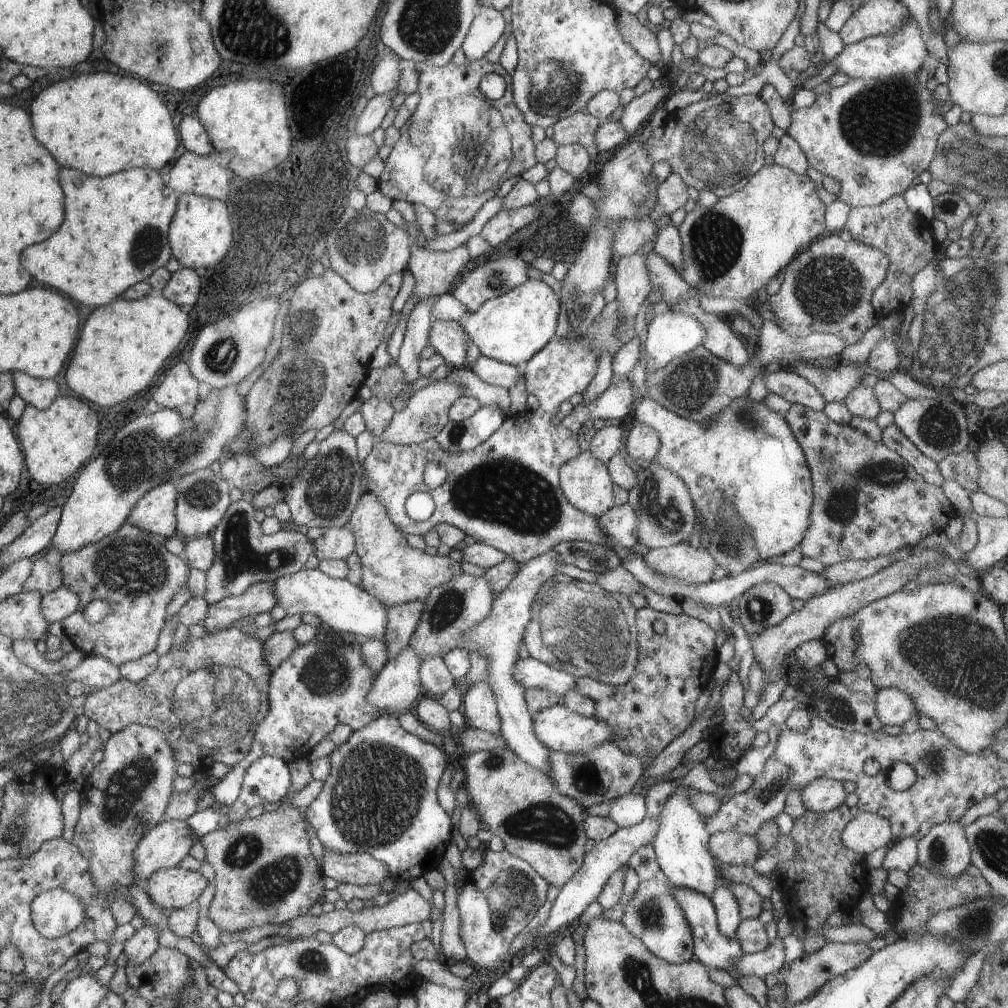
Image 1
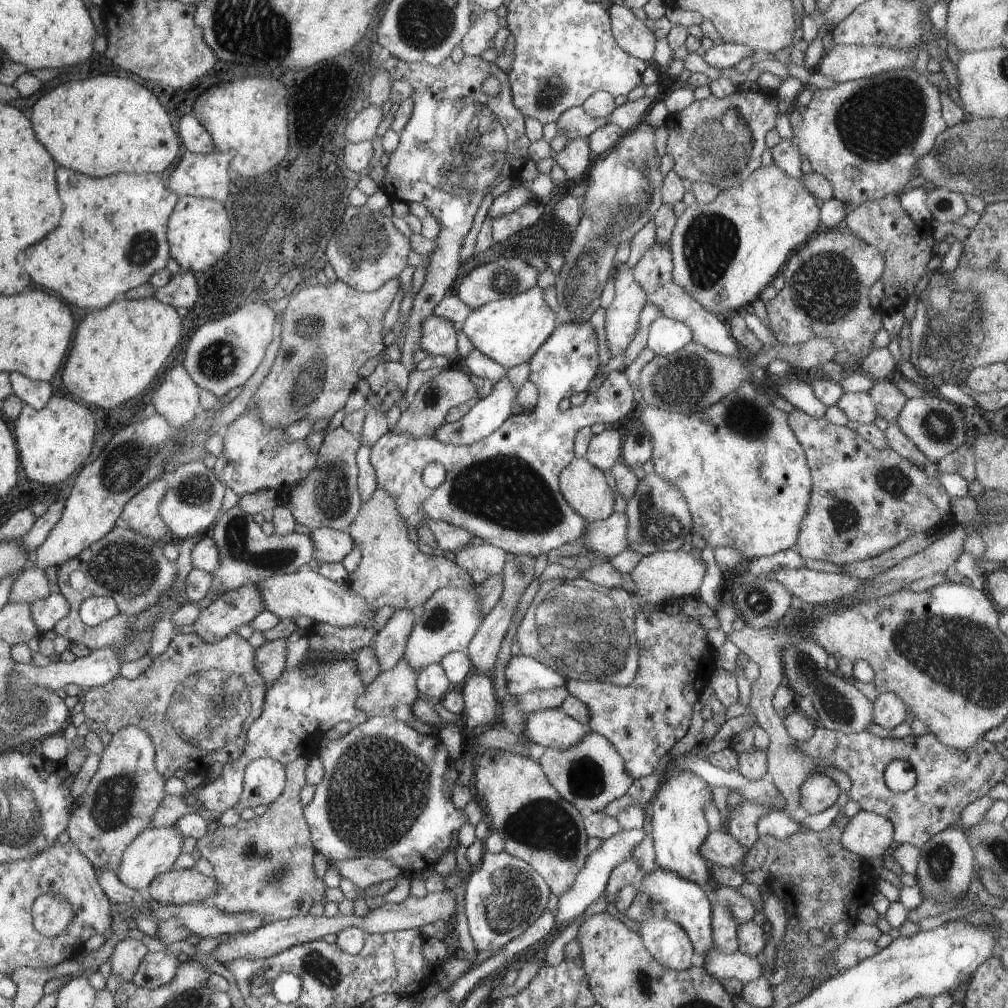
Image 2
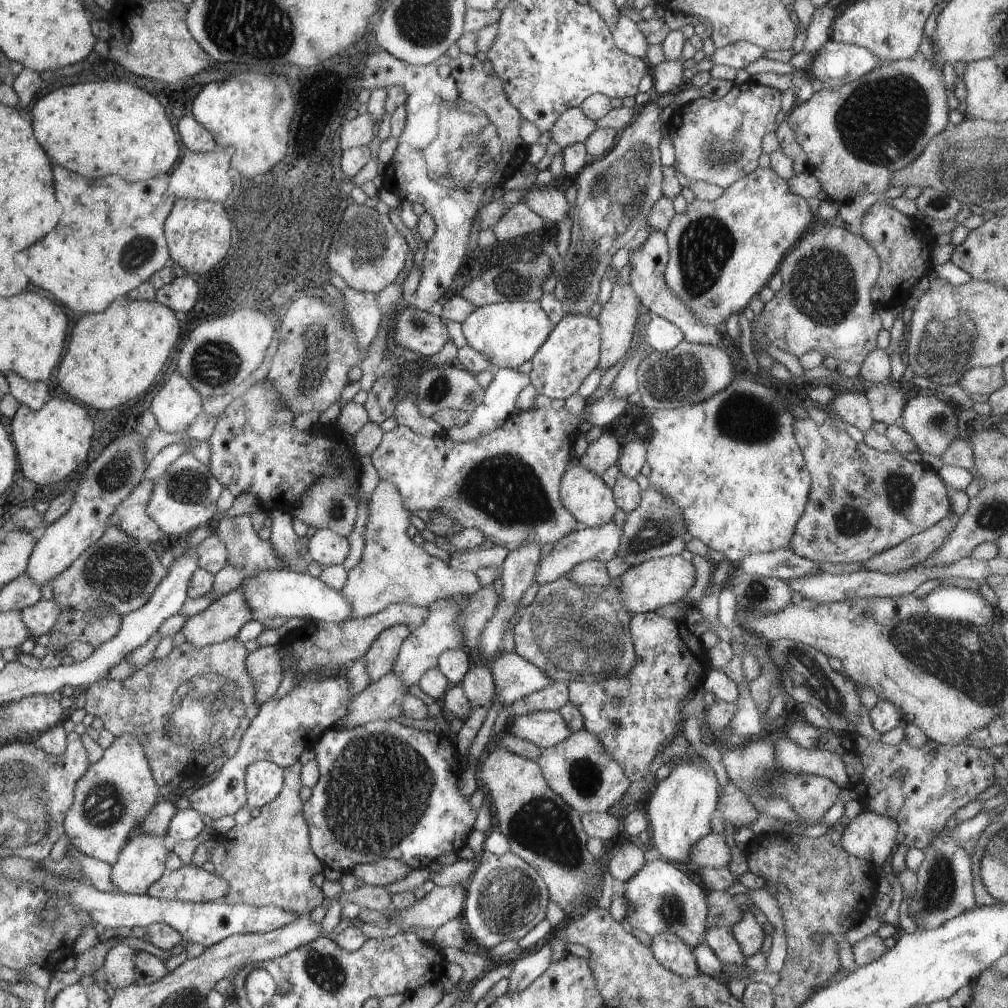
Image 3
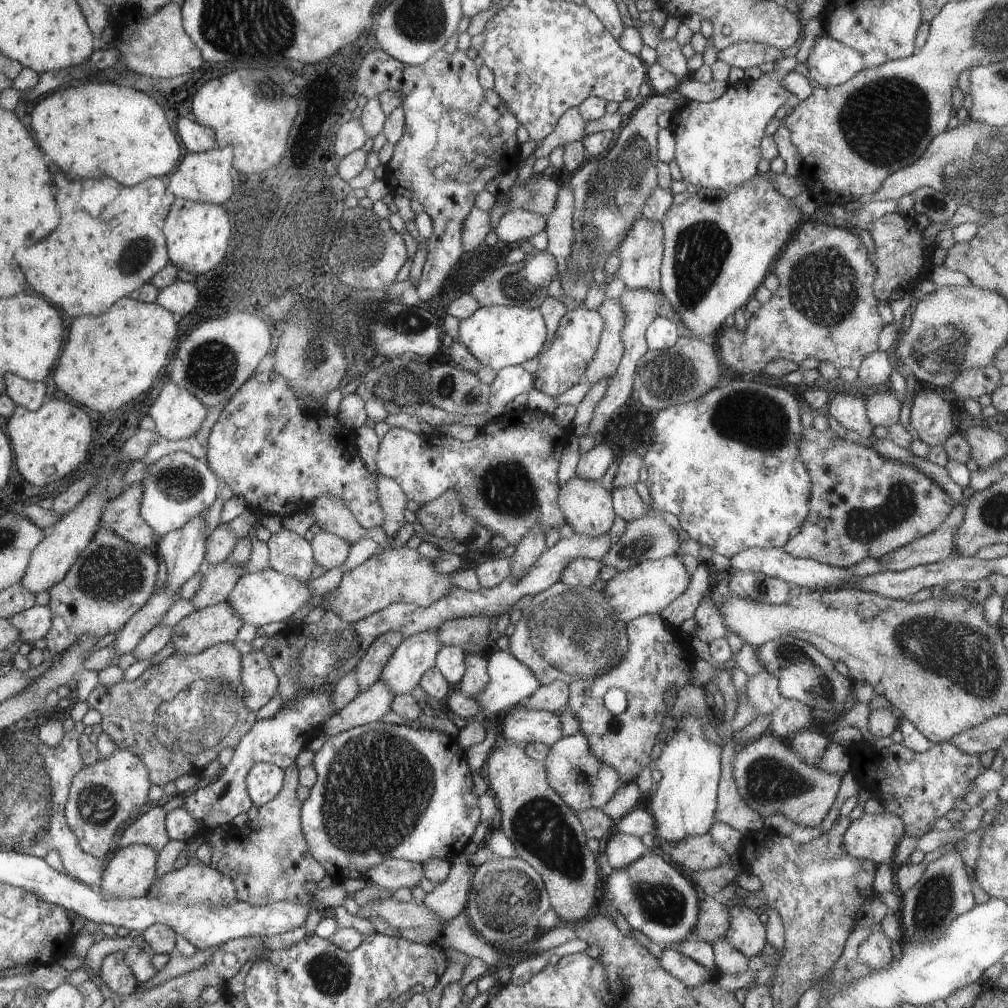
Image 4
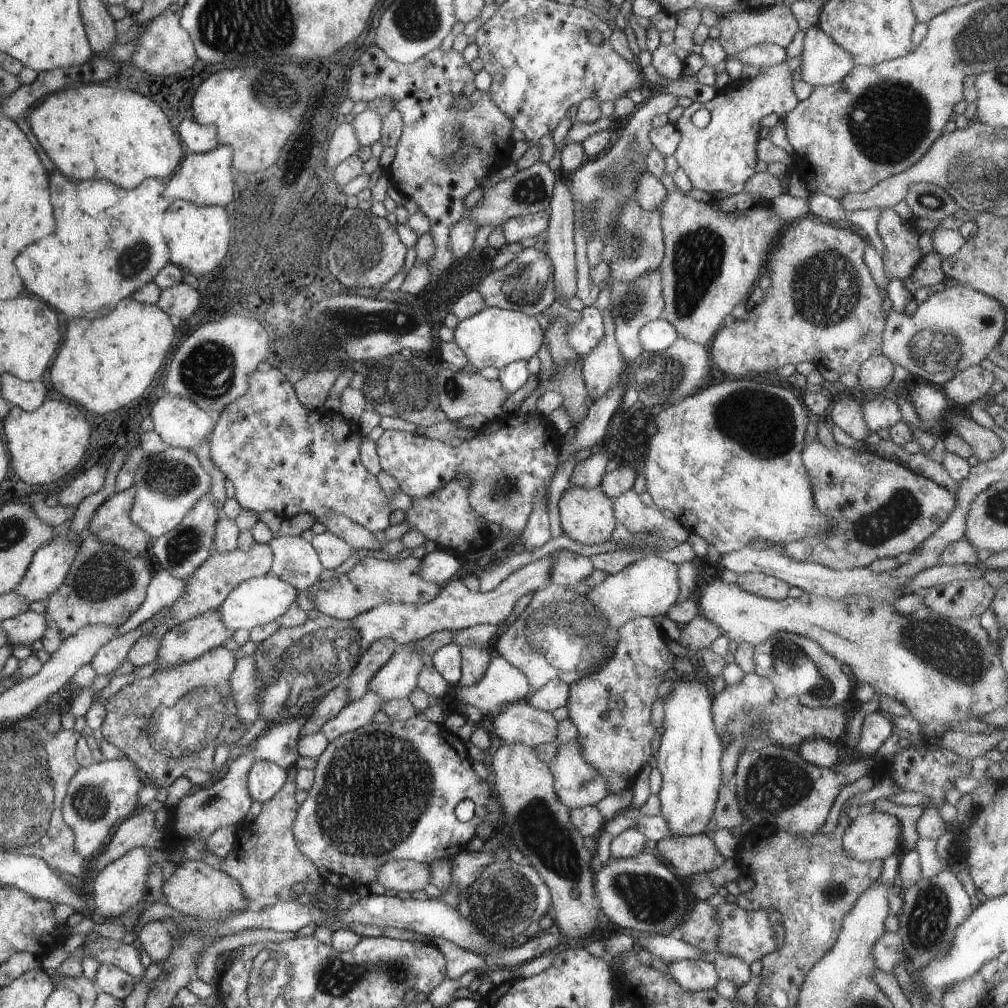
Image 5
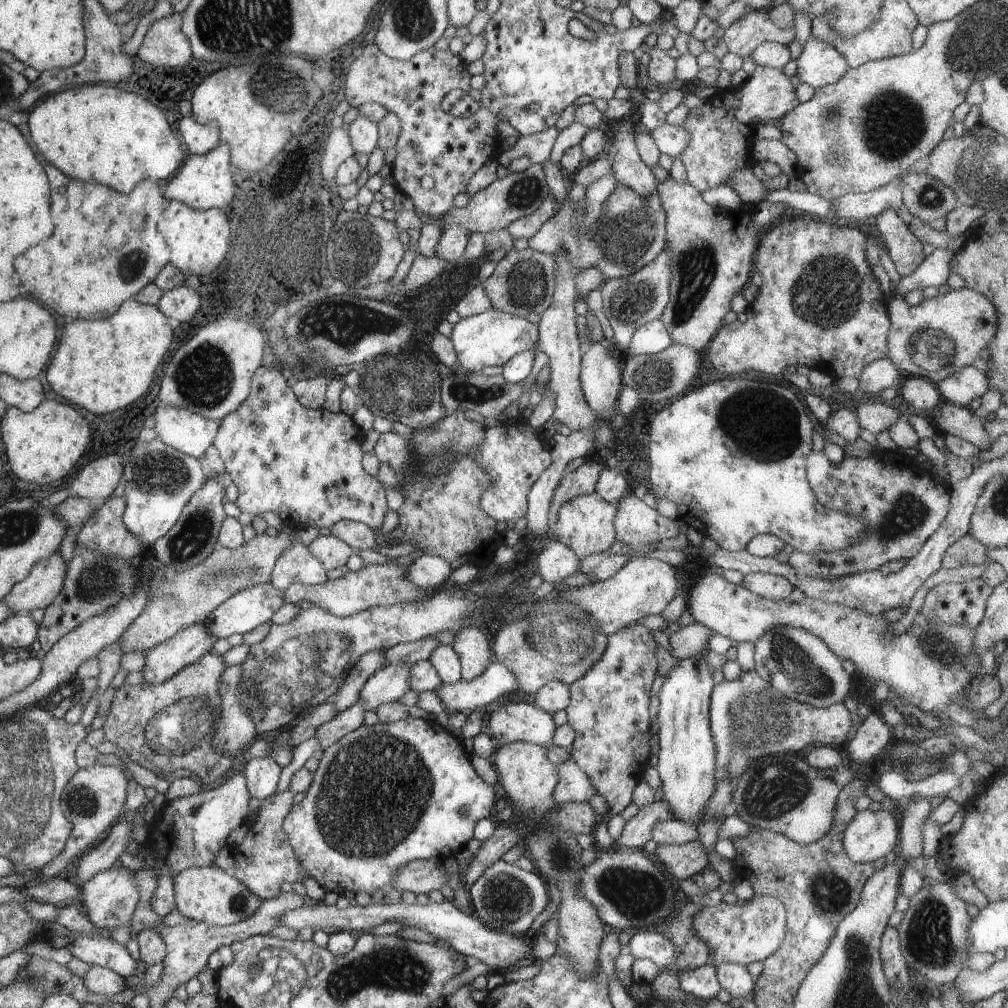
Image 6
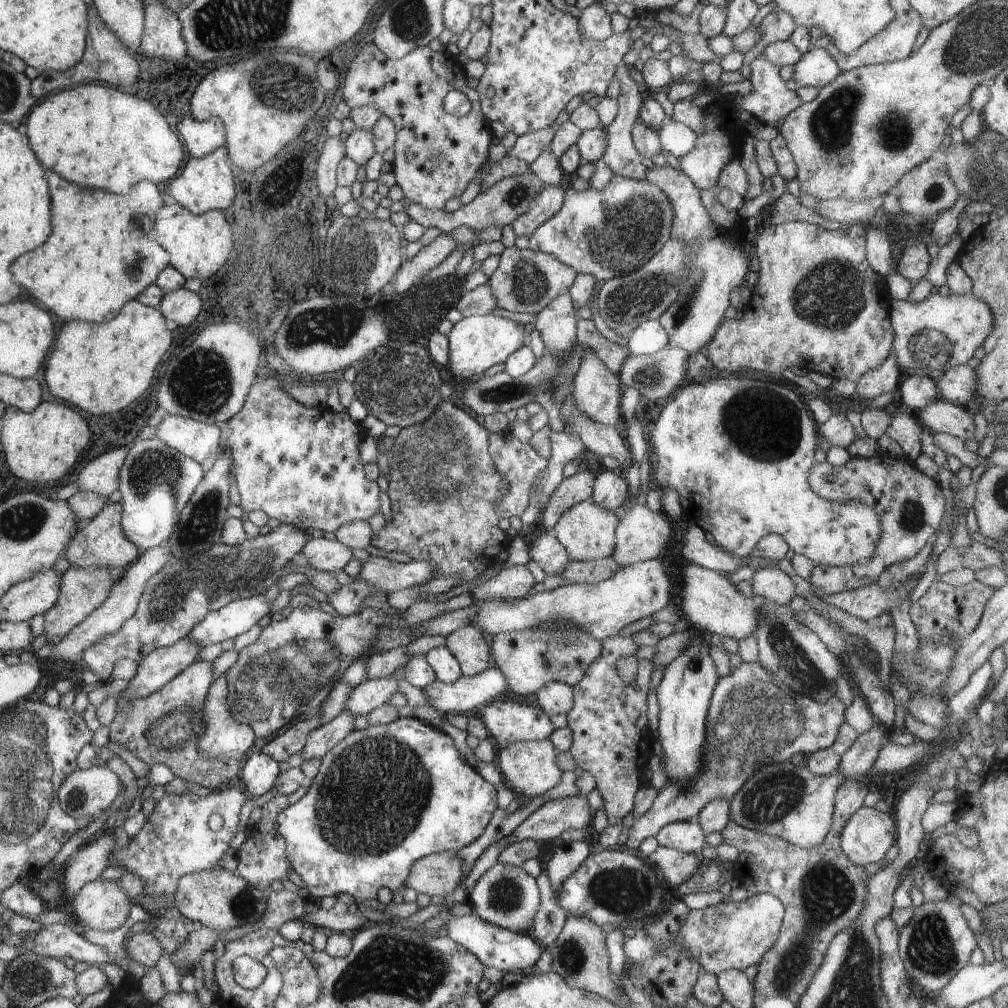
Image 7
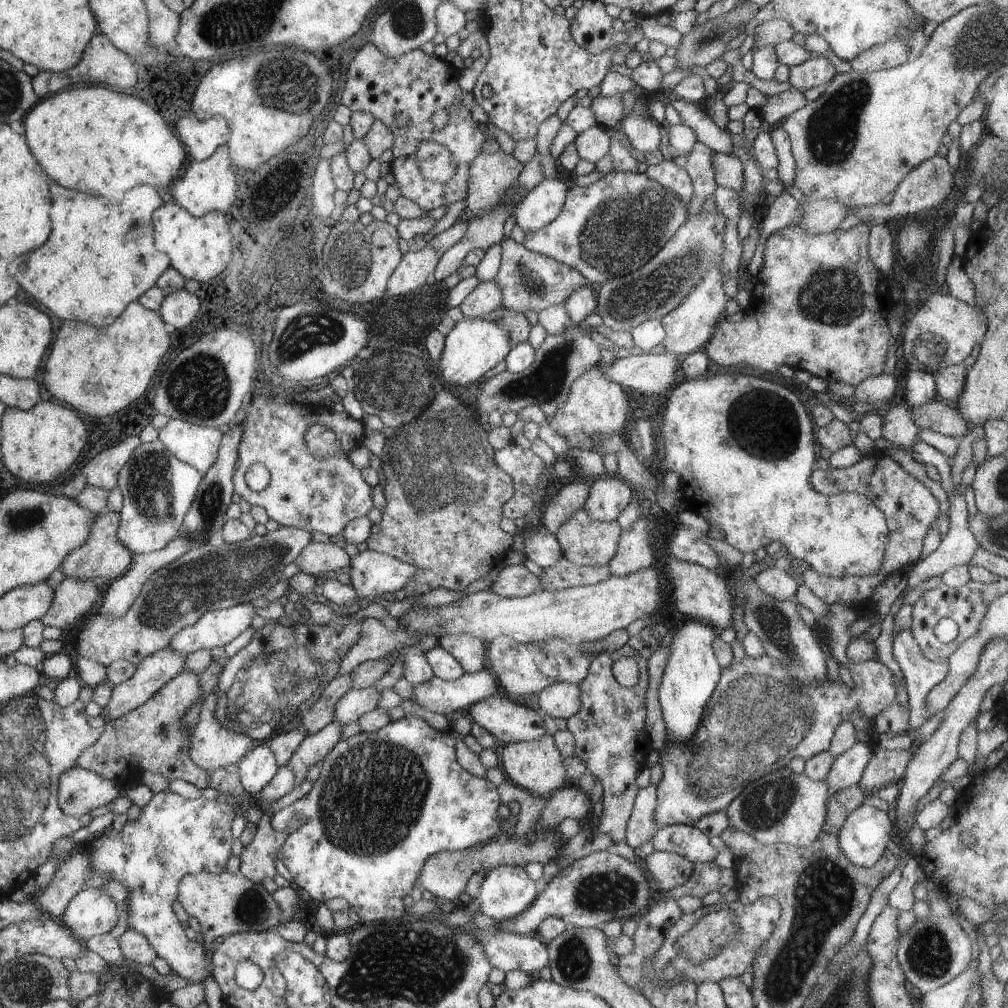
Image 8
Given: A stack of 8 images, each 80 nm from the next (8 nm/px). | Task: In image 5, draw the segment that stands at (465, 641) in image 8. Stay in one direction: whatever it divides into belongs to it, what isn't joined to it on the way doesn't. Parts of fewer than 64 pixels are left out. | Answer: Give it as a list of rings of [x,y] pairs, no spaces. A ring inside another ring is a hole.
[[[486,644],[484,646],[460,646],[461,648],[461,679],[460,687],[476,684],[485,677],[486,669],[490,664],[490,652]]]

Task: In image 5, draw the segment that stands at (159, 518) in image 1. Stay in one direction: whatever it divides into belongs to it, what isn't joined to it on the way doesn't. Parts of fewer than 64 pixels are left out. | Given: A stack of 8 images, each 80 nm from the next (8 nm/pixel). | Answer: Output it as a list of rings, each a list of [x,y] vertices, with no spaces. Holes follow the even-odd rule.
[[[135,486],[115,493],[92,516],[86,529],[102,543],[124,548],[129,553],[149,553],[152,538],[135,524],[131,510],[135,504]]]

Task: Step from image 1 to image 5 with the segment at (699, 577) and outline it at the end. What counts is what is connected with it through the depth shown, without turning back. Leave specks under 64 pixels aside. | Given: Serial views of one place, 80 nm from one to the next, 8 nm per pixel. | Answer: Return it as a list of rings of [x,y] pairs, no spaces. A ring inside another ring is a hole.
[[[649,556],[629,564],[616,574],[608,575],[600,584],[589,589],[585,597],[588,597],[613,629],[619,629],[638,617],[655,619],[659,614],[665,615],[676,602],[679,590],[678,565]]]

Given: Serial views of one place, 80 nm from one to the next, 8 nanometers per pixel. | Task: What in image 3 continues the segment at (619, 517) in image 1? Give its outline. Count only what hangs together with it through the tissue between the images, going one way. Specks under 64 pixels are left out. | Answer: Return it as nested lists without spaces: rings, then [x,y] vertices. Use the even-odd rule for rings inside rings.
[[[612,523],[602,526],[602,528],[581,528],[578,531],[568,534],[566,538],[562,538],[556,546],[553,546],[552,552],[546,554],[542,560],[538,561],[534,582],[540,584],[548,584],[556,578],[564,577],[564,574],[570,572],[574,566],[588,560],[599,560],[600,562],[609,562],[616,557],[616,550],[620,548],[620,538],[622,538],[623,527]]]

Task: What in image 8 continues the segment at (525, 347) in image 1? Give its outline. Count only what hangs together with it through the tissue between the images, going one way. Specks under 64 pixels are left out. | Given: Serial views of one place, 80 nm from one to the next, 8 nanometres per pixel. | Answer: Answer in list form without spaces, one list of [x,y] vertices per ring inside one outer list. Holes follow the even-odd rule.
[[[464,317],[458,321],[451,332],[445,336],[445,345],[439,361],[435,362],[440,381],[451,386],[476,387],[484,374],[502,362],[512,347],[509,343],[509,334],[497,322],[489,322],[481,317]]]

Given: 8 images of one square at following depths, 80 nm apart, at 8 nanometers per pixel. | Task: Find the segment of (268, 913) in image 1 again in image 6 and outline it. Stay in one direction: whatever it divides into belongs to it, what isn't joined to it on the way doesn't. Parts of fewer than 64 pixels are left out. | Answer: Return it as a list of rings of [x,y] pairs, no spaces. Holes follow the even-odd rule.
[[[287,789],[261,801],[256,818],[246,824],[248,832],[244,841],[237,846],[231,846],[228,853],[235,860],[231,873],[256,893],[261,898],[261,902],[280,896],[282,894],[280,884],[284,882],[294,884],[304,878],[303,863],[296,856],[290,839],[283,829],[284,819],[294,806],[292,798],[294,798],[294,792]]]

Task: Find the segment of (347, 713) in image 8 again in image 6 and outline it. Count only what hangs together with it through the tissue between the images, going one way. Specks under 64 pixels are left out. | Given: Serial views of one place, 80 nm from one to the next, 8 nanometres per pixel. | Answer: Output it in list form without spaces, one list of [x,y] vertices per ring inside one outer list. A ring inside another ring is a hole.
[[[397,664],[378,669],[360,689],[359,701],[365,710],[397,702],[410,686],[411,665]]]

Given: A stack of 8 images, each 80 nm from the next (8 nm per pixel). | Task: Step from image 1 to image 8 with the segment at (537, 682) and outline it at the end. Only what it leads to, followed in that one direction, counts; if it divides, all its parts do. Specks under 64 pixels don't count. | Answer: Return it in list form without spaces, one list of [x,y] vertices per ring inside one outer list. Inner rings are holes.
[[[485,668],[454,681],[434,677],[414,688],[412,701],[430,712],[450,716],[465,713],[476,702],[496,695],[498,688],[498,678]]]

